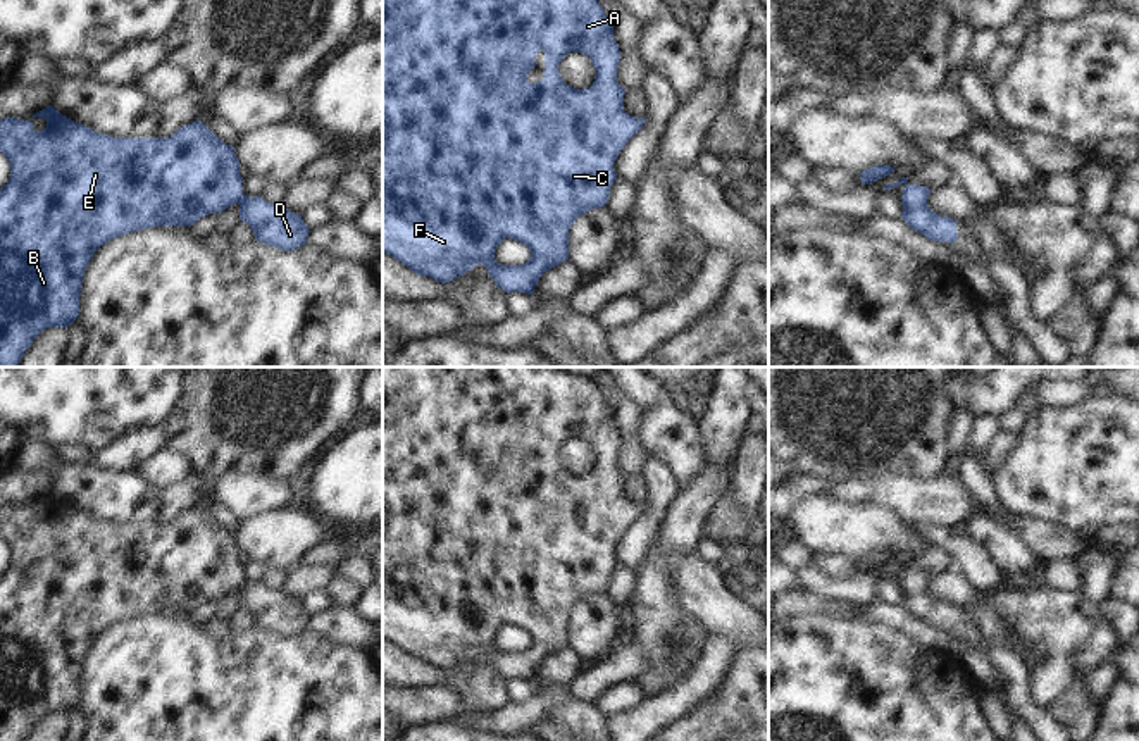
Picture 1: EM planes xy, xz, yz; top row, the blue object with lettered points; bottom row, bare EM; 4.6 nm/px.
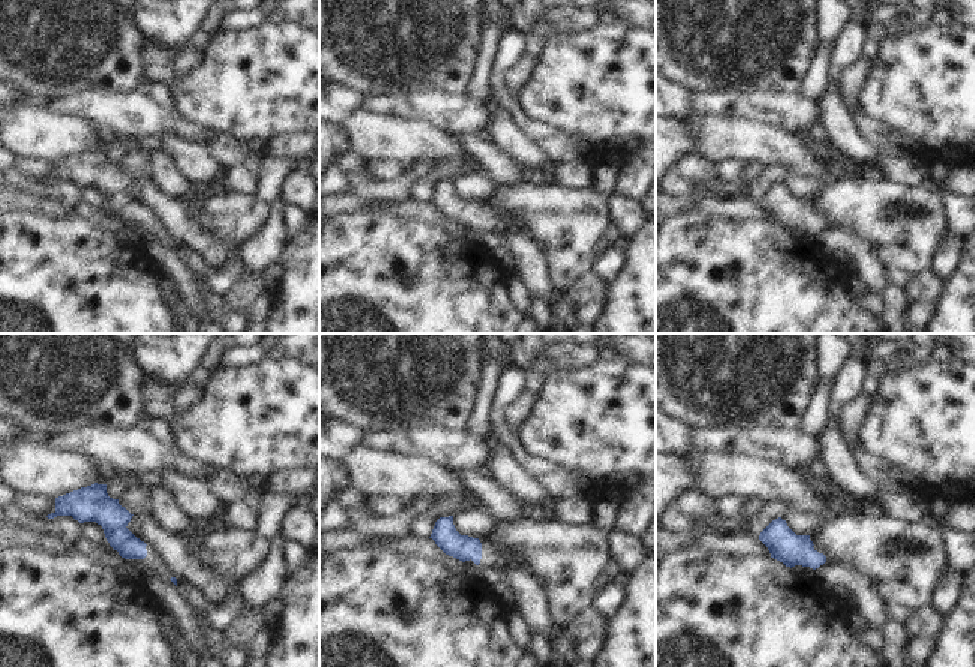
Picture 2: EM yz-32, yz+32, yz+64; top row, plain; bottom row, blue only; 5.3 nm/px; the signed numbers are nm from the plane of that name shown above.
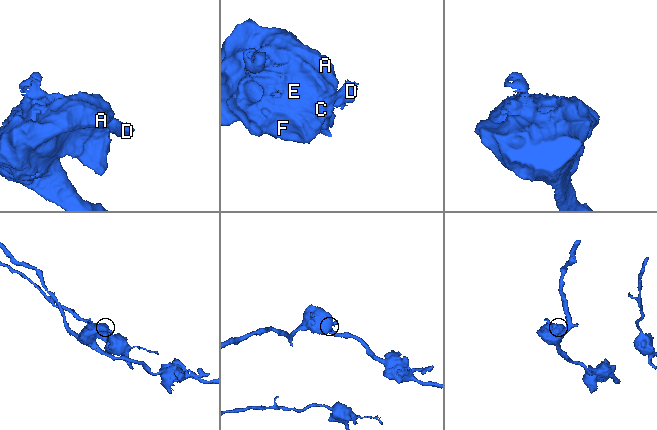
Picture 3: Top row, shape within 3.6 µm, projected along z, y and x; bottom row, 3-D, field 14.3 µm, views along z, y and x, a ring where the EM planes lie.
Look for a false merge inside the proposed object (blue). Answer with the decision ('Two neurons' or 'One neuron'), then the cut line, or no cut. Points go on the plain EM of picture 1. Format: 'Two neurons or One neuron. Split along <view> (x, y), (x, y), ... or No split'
One neuron. No split

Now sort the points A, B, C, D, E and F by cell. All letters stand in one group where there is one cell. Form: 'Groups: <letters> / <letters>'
Groups: A B C D E F

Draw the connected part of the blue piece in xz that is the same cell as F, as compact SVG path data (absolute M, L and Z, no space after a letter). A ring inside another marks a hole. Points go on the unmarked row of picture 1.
M383 367L383 638L412 655L417 662L429 662L445 670L477 650L488 655L496 672L505 679L532 681L539 663L569 646L569 615L574 607L598 593L605 593L610 574L617 565L613 550L626 529L646 508L624 496L626 476L617 469L620 436L613 426L613 408L605 402L596 383L586 376L569 376L557 367ZM545 438L545 464L527 469L534 443ZM570 438L581 438L593 446L596 457L589 474L576 476L563 469L558 450ZM512 624L524 629L531 644L522 651L500 651L496 632Z

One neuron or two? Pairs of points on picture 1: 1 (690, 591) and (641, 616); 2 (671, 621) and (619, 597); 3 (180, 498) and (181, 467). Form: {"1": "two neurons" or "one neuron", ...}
{"1": "two neurons", "2": "two neurons", "3": "two neurons"}

